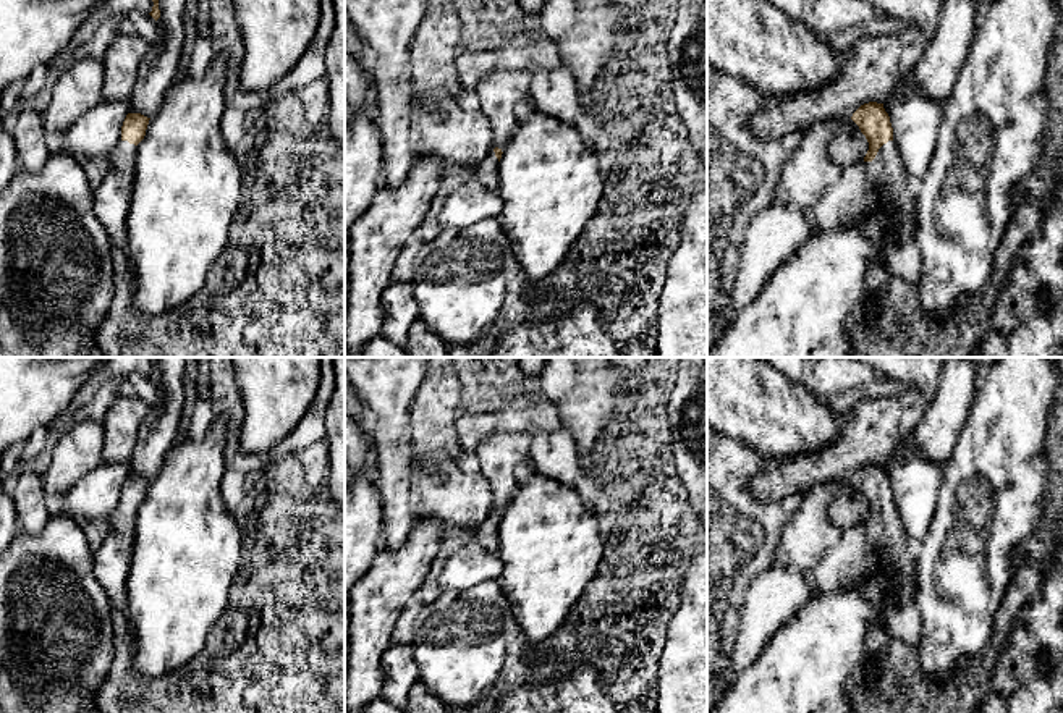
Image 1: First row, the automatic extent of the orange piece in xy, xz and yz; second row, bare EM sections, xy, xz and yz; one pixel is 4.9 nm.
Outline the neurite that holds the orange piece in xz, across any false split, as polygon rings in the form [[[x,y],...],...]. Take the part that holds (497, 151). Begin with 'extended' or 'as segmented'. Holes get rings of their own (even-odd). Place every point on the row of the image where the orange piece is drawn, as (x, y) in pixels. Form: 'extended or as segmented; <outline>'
extended; [[[495,147],[474,170],[474,179],[477,179],[484,188],[490,191],[497,191],[500,186],[498,162],[502,154],[502,149]]]

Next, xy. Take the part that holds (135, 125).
extended; [[[128,113],[121,126],[121,141],[110,155],[110,173],[94,189],[94,213],[107,230],[116,255],[126,249],[126,217],[131,205],[138,144],[144,139],[147,116]]]

